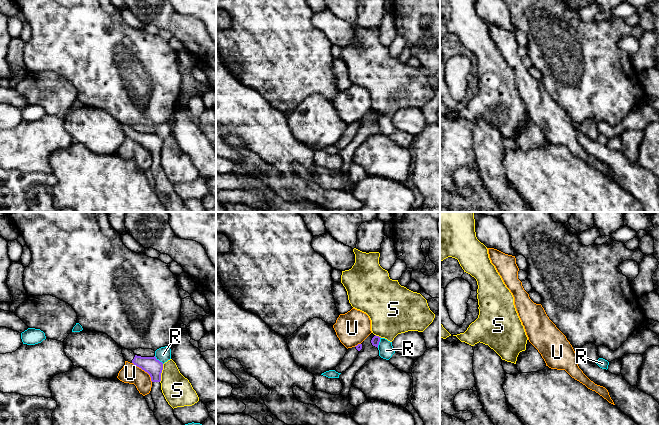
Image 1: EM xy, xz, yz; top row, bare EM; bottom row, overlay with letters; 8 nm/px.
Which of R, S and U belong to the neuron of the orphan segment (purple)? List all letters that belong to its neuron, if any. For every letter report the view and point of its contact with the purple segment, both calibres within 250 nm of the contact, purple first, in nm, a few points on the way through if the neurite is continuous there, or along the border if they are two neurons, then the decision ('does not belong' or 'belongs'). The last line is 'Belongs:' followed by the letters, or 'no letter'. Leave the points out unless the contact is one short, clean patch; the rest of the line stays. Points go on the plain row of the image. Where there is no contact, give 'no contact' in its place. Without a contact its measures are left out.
R: meets purple in xz at (379, 117); 70 nm thick on the purple side, 120 nm on the other; border along xz (380, 113), (377, 123); does not belong
S: meets purple in xy at (161, 148); 140 nm thick on the purple side, 240 nm on the other; border along xy (163, 140), (159, 157); does not belong
U: meets purple in xy at (144, 146); 140 nm thick on the purple side, 160 nm on the other; border along xy (132, 138), (143, 145), (152, 157); does not belong
Belongs: no letter

